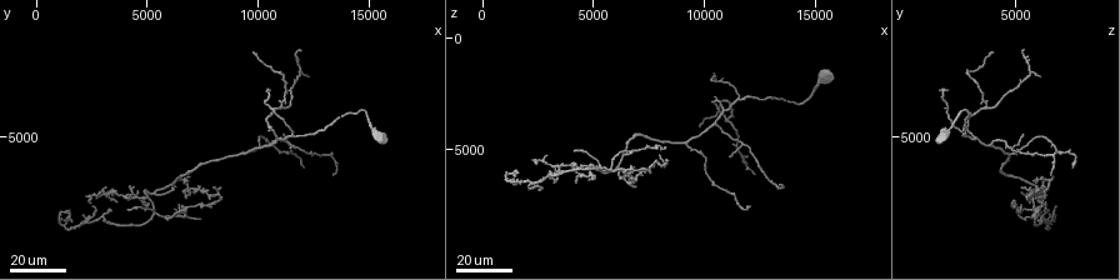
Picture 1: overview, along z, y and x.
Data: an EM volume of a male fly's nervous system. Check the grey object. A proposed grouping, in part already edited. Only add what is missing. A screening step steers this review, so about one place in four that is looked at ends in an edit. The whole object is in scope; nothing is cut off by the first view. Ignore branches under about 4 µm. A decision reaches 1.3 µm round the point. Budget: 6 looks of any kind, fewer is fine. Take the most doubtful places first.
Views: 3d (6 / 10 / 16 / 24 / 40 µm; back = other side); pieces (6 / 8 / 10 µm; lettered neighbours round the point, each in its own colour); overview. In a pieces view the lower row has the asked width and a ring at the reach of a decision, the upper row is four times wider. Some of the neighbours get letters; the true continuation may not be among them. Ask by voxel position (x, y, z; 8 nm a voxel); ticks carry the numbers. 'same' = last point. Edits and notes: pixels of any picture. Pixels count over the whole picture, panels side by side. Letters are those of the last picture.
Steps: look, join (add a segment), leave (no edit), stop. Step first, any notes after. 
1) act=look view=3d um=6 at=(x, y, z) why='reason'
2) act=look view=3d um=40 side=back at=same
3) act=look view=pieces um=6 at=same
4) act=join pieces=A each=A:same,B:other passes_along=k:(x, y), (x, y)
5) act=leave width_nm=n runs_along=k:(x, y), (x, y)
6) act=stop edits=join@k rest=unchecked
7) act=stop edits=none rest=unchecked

act=look view=3d um=24 at=(4200, 8400, 5100) why='branch stops here'

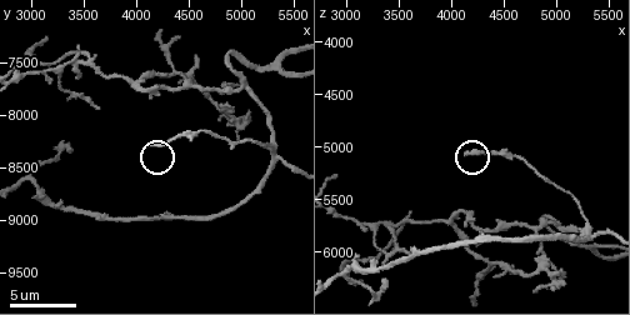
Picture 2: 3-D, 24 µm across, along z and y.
act=look view=pieces um=6 at=(4140, 8280, 5080) why='what lies round it'

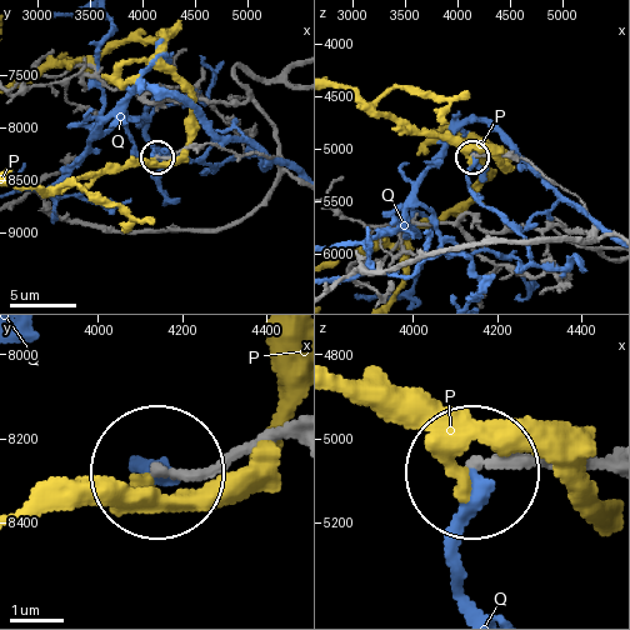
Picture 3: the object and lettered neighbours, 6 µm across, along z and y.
act=leave each=P:other,Q:other found='none of them fits'

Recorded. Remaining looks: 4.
act=look view=3d um=40 at=(6800, 6900, 6700) why='thin end'

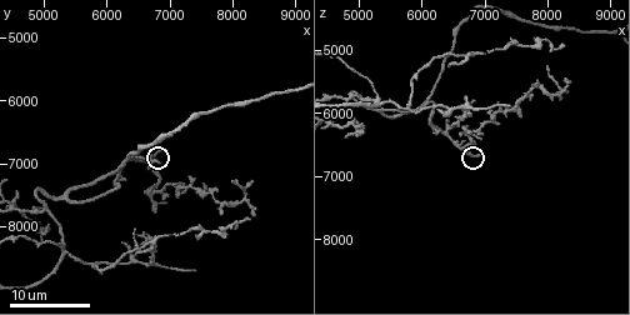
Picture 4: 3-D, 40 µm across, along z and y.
act=look view=pieces um=10 at=(6900, 6800, 6650) why='what lies round it'

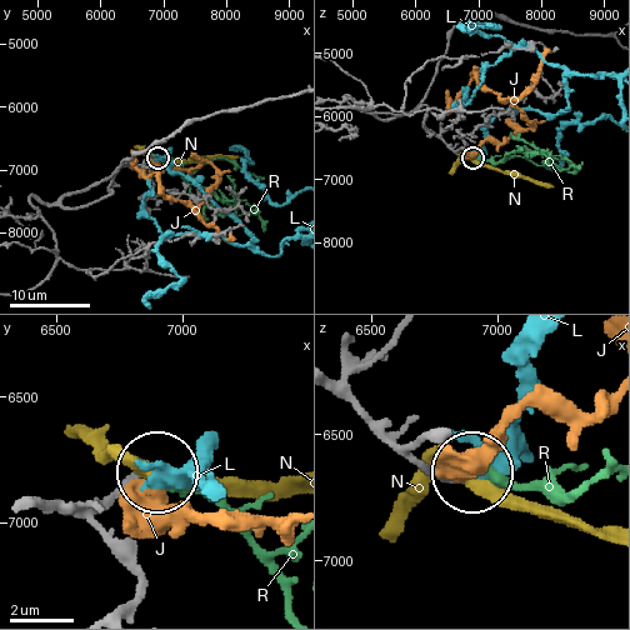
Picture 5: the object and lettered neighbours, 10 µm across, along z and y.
act=join pieces=R each=J:other,L:other,N:other,R:same found='the neuron continues'

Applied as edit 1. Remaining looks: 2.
act=stop edits=join@5 rest=unchecked

